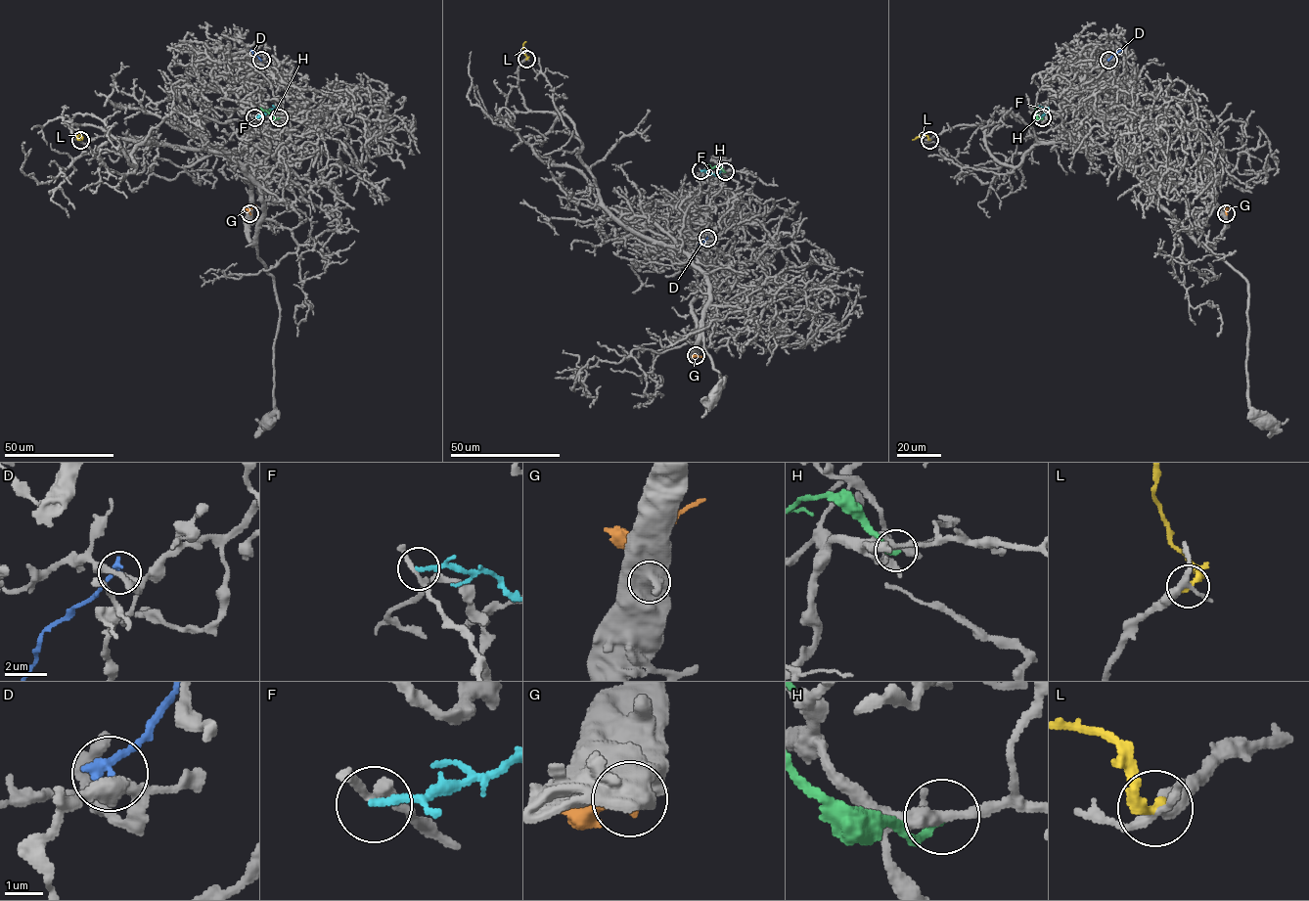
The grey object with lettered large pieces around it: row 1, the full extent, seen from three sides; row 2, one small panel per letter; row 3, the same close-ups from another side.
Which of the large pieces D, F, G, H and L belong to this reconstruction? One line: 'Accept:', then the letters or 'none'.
Accept: none

